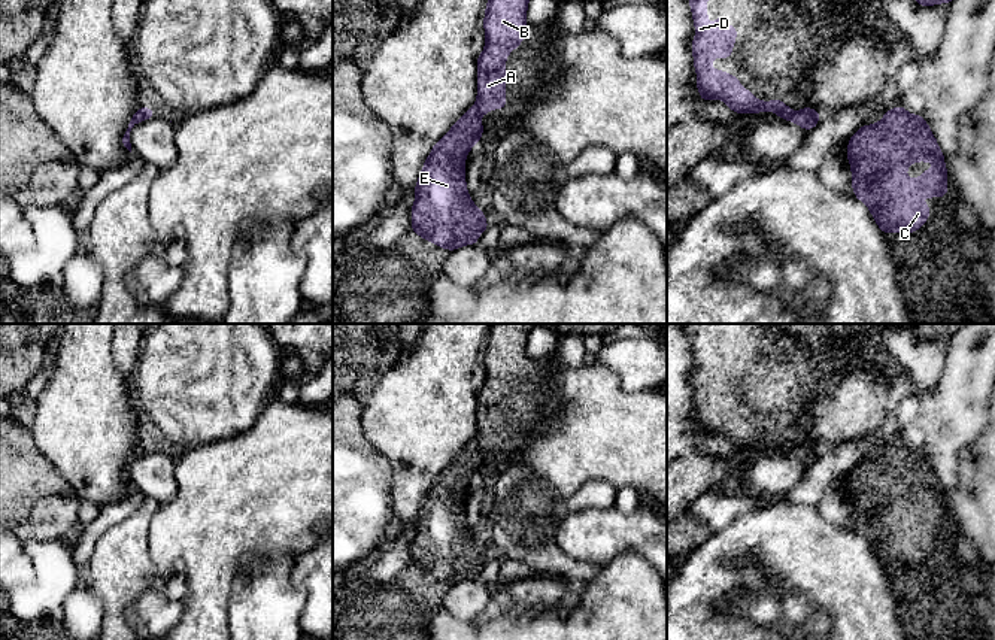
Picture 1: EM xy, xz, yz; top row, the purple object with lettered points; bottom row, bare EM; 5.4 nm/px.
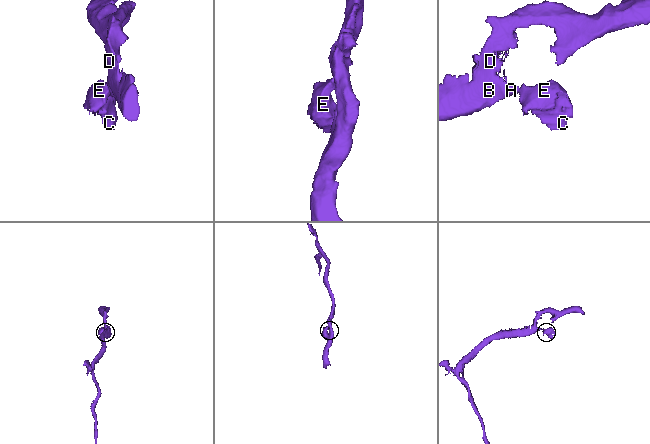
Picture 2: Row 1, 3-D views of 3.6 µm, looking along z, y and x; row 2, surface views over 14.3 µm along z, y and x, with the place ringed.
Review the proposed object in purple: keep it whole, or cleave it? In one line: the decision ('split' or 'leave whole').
leave whole

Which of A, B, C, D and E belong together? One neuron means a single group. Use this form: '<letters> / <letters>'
A B C D E

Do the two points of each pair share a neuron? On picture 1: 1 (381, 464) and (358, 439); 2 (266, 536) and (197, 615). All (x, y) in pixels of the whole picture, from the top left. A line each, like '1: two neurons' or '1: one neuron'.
1: one neuron
2: one neuron

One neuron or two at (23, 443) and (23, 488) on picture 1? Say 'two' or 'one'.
one

